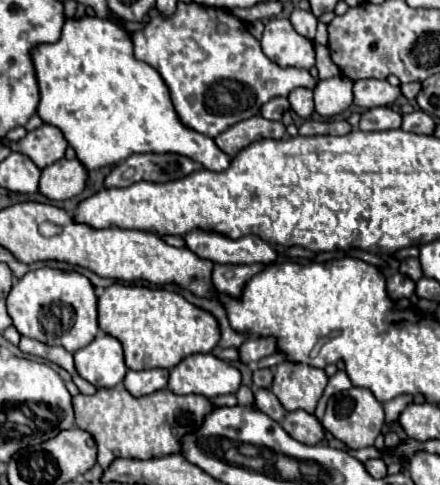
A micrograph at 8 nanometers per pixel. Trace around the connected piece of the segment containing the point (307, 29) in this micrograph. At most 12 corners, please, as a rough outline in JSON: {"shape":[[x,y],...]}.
{"shape":[[292,10],[294,30],[308,40],[316,34],[316,16],[312,12]]}

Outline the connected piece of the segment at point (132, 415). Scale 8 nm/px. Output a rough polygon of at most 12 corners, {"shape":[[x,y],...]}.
{"shape":[[166,388],[76,394],[98,464],[178,452],[212,410]]}

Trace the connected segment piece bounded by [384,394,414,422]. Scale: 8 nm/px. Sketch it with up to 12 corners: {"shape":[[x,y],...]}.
{"shape":[[402,394],[392,402],[384,404],[386,420],[396,420],[398,414],[414,398]]}

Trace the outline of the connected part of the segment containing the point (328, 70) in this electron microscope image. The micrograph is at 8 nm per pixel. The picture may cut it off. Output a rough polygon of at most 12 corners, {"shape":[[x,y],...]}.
{"shape":[[316,46],[318,78],[338,76],[340,70],[332,62],[326,46]]}

